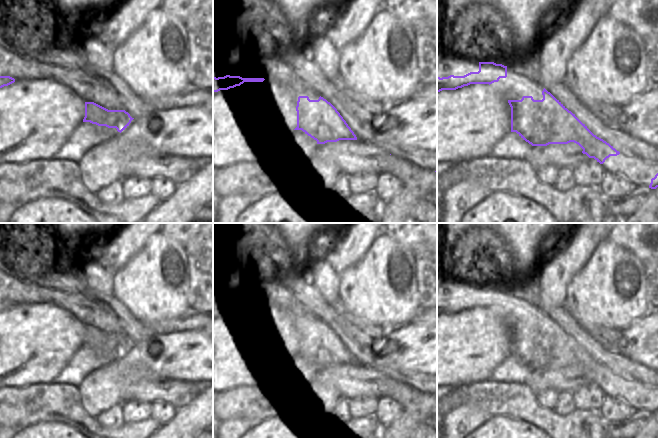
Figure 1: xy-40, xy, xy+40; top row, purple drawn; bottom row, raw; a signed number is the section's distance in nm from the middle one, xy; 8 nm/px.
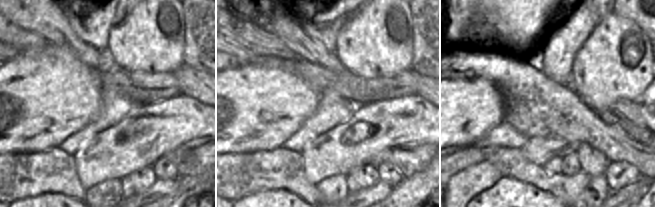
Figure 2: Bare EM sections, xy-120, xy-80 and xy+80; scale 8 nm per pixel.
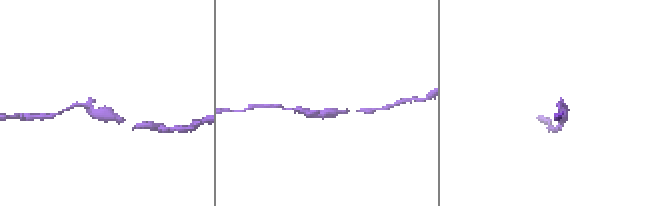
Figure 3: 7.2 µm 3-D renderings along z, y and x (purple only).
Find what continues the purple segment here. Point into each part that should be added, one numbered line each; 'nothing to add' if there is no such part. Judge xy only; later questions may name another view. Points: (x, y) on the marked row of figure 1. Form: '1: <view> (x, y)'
nothing to add

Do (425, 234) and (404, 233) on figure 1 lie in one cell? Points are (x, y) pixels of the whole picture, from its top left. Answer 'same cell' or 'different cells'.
same cell

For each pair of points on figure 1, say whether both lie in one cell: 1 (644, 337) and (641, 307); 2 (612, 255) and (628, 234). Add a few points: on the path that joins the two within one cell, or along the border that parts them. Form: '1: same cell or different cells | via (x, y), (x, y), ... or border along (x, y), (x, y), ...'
1: different cells | border along (647, 313), (622, 329)
2: different cells | border along (608, 238), (631, 251), (639, 259)

